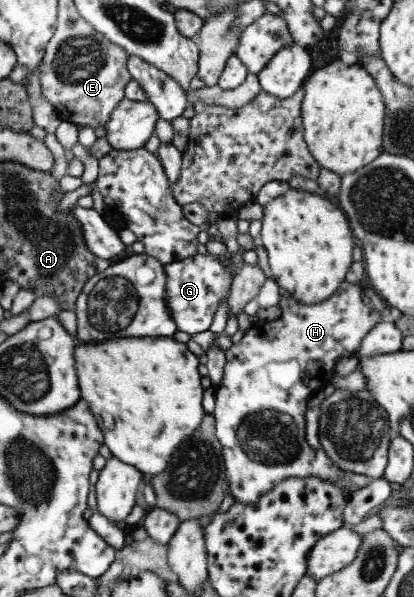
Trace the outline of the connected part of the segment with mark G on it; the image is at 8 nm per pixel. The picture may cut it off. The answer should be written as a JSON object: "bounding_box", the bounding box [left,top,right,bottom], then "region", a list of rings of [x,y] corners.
{"bounding_box":[161,251,244,336],"region":[[[227,251],[225,254],[232,261],[230,269],[221,264],[219,256],[209,253],[205,253],[205,255],[197,254],[174,263],[161,265],[163,272],[165,272],[167,311],[169,316],[173,318],[177,331],[183,331],[183,333],[192,336],[209,330],[217,305],[228,296],[231,279],[244,263],[242,255],[237,251]]]}

